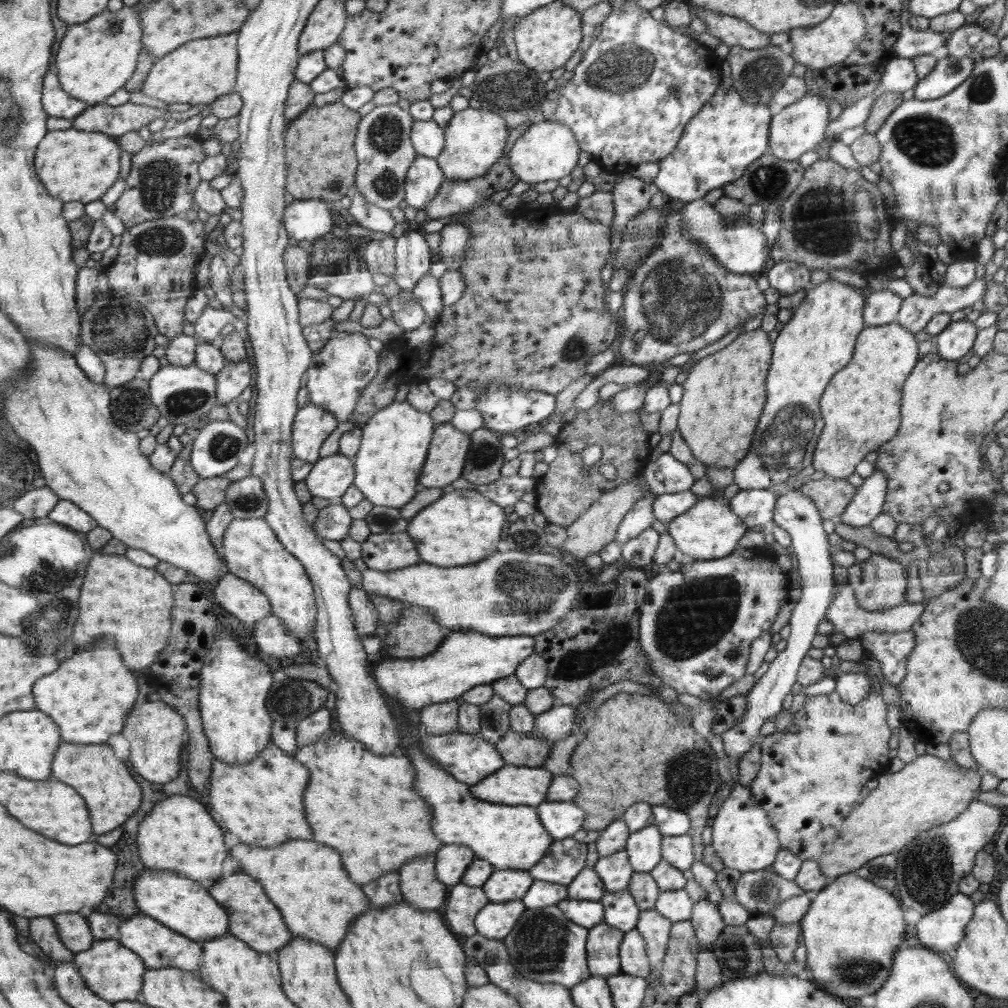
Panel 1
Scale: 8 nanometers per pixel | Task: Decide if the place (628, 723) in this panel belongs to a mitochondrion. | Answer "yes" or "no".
no

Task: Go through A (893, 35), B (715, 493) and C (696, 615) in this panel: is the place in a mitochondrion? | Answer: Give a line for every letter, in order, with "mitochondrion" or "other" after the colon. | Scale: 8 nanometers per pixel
A: other
B: other
C: mitochondrion

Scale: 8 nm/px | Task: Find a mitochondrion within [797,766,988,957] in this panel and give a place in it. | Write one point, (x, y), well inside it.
(931, 889)

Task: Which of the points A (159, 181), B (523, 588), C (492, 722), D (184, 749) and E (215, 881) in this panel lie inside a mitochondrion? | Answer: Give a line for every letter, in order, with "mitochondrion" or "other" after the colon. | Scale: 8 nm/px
A: mitochondrion
B: mitochondrion
C: mitochondrion
D: other
E: other

